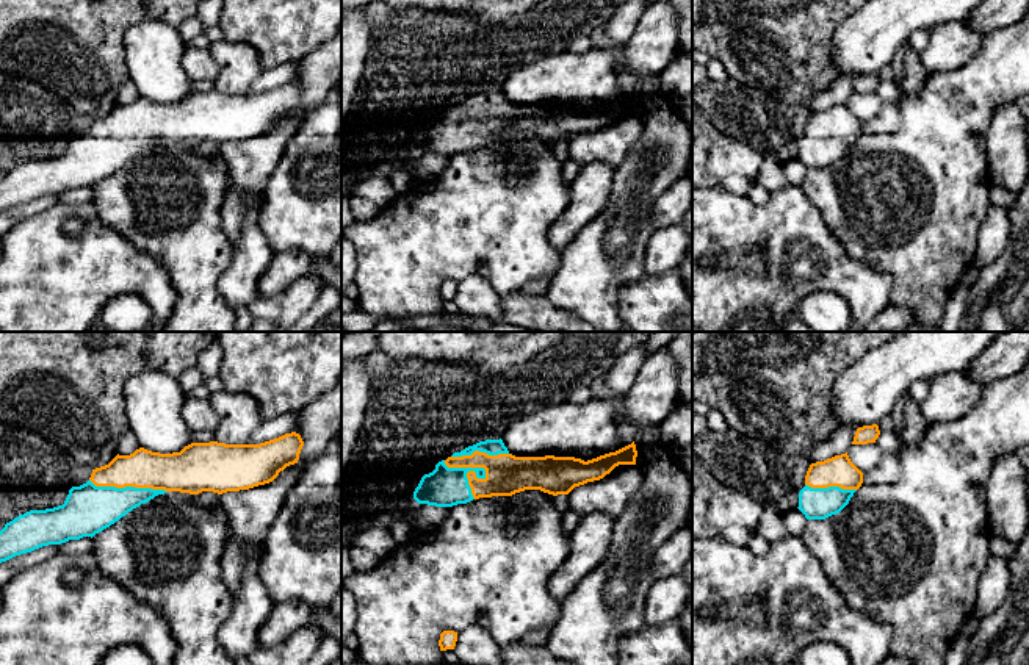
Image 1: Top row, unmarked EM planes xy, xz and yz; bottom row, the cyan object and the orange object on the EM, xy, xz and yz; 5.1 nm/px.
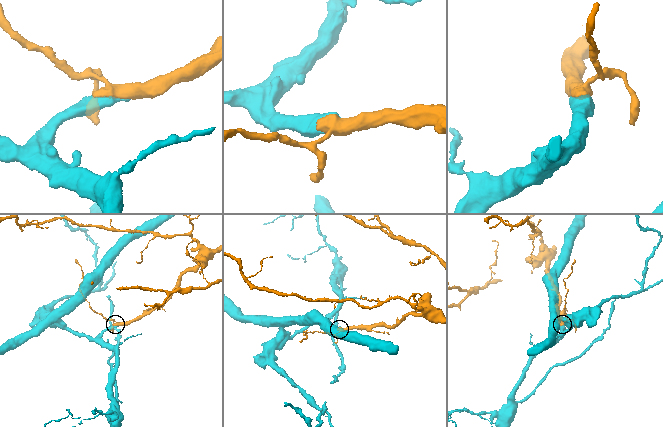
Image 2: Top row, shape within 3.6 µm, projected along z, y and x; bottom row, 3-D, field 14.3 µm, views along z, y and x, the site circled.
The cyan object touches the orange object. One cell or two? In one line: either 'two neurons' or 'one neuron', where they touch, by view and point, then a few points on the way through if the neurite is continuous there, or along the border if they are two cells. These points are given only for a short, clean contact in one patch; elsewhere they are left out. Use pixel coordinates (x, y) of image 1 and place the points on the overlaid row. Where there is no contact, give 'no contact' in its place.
one neuron; meets cyan in xz at (469, 470)

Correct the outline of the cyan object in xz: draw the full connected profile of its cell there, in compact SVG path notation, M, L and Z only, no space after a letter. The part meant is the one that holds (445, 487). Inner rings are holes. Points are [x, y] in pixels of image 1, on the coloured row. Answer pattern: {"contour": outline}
{"contour": "M486 440L454 452L424 474L413 491L418 504L453 507L479 498L540 490L558 496L600 480L619 465L636 465L634 441L592 460L575 457L515 457L503 440Z"}

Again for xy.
{"contour": "M291 432L260 444L191 443L180 452L160 454L144 448L130 455L116 455L108 465L92 469L89 480L72 487L63 505L30 510L0 530L0 563L42 546L94 537L122 516L158 494L180 491L199 494L249 490L273 482L287 466L298 463L304 441Z"}

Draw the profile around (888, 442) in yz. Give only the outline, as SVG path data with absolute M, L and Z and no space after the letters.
M893 430L880 432L876 440L882 452L897 452L902 446L899 437Z

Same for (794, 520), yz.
M796 509L783 513L782 516L783 516L788 534L793 537L802 537L803 527L807 523L805 515L799 509Z

